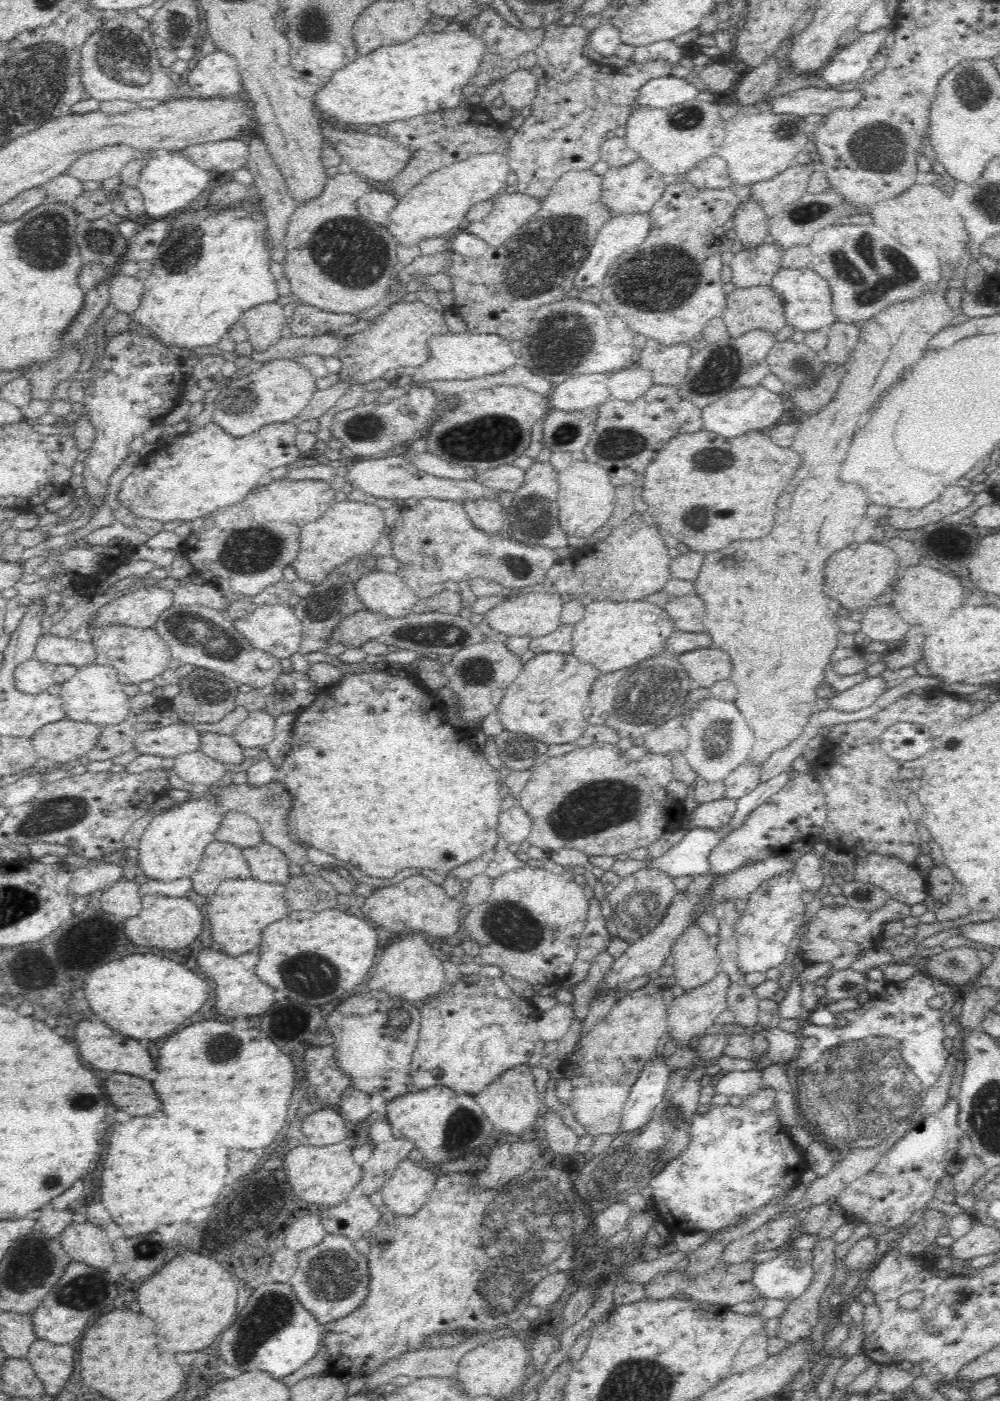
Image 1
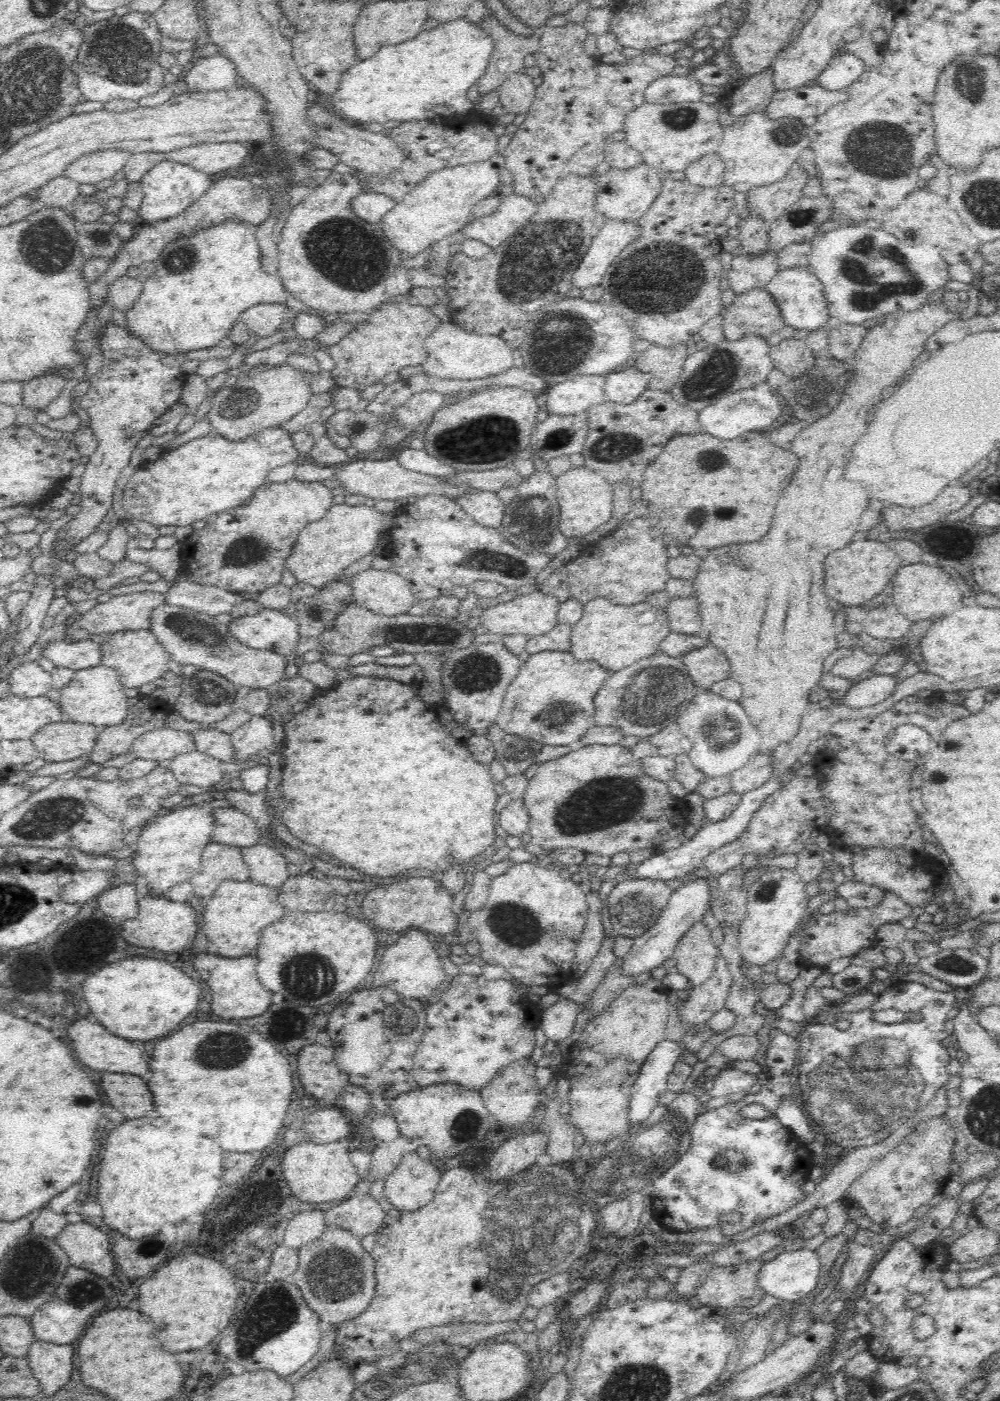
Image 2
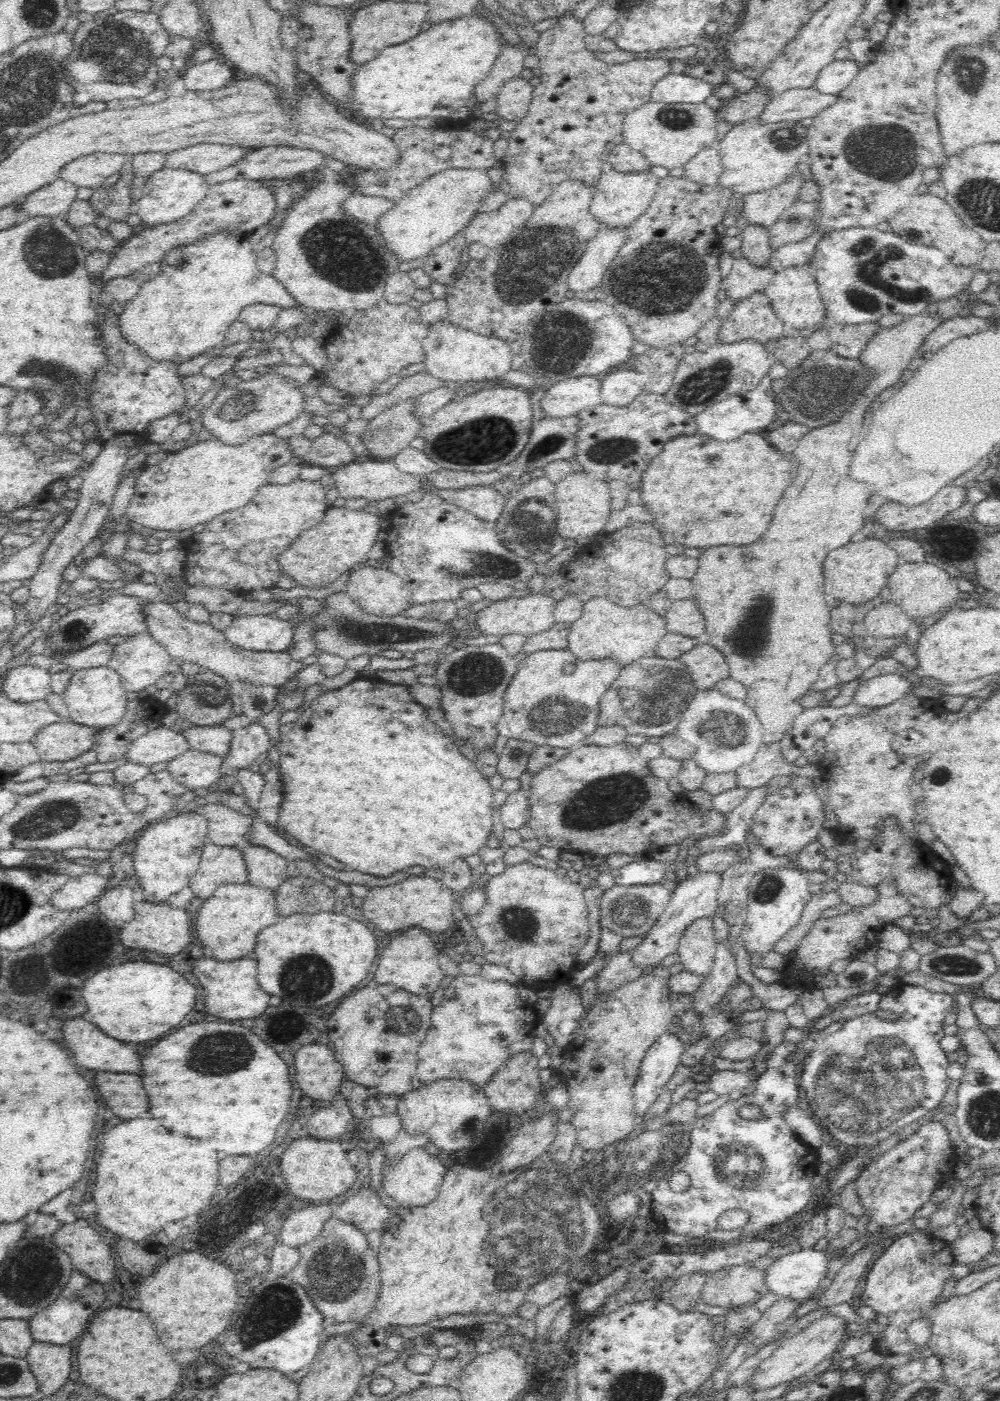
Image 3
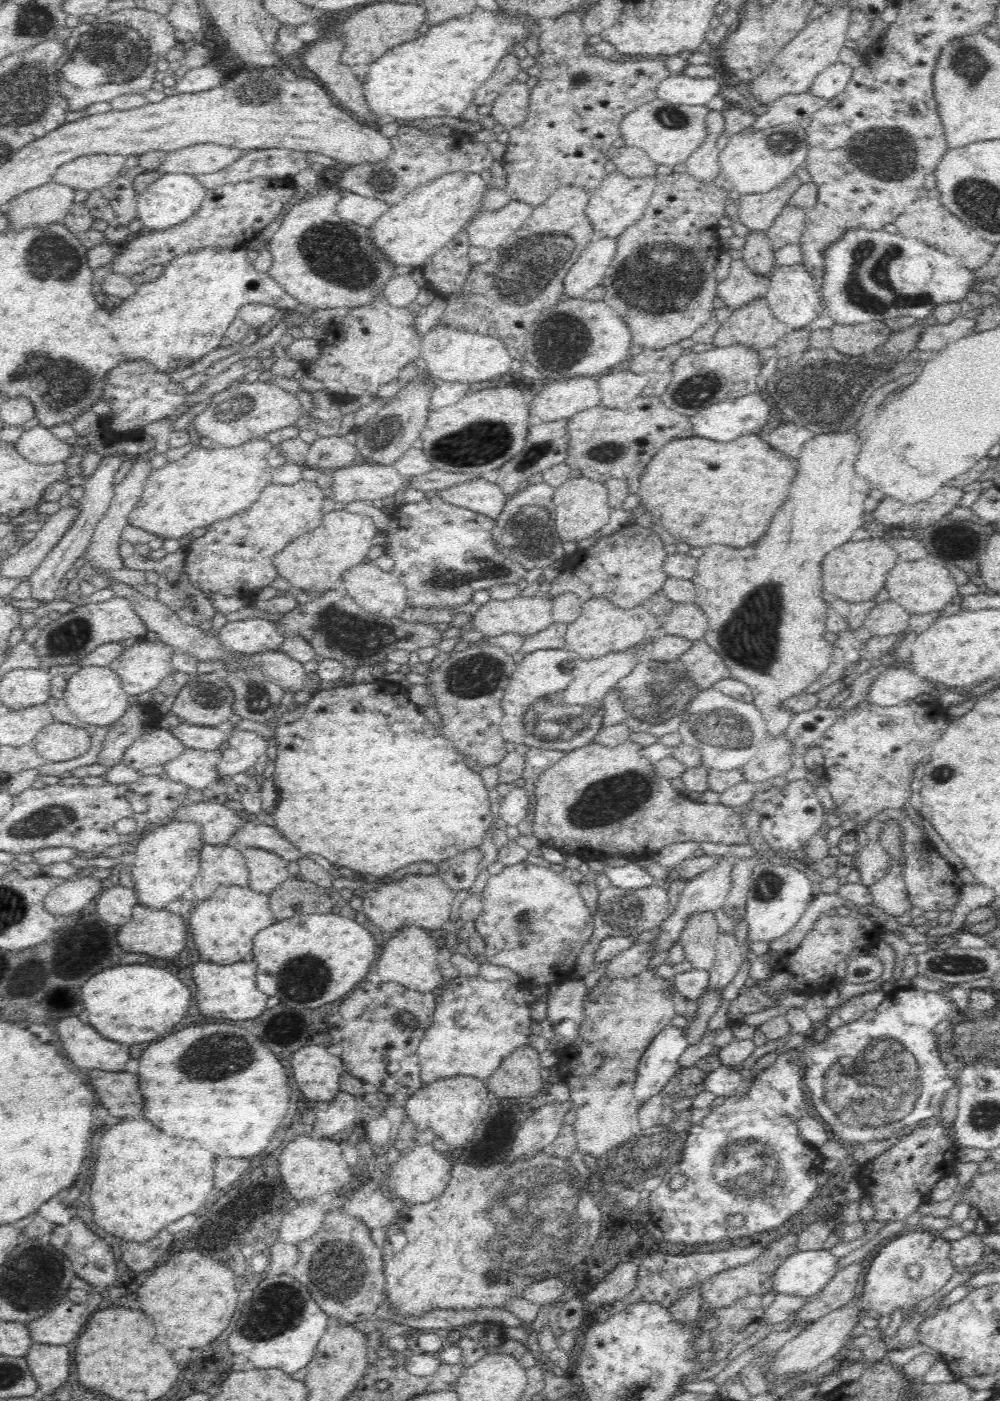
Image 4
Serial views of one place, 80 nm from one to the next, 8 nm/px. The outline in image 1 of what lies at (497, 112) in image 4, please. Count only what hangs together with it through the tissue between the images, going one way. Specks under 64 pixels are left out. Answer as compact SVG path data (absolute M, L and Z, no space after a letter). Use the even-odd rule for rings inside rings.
M518 67L513 70L501 83L501 95L506 105L512 110L521 110L532 104L537 95L538 79L530 69Z

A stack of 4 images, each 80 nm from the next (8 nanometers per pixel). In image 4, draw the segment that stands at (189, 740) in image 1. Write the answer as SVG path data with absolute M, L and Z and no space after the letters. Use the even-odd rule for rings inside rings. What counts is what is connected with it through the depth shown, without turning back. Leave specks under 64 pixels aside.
M153 728L152 732L144 733L128 747L121 762L142 770L148 766L165 765L178 758L186 749L172 731Z

